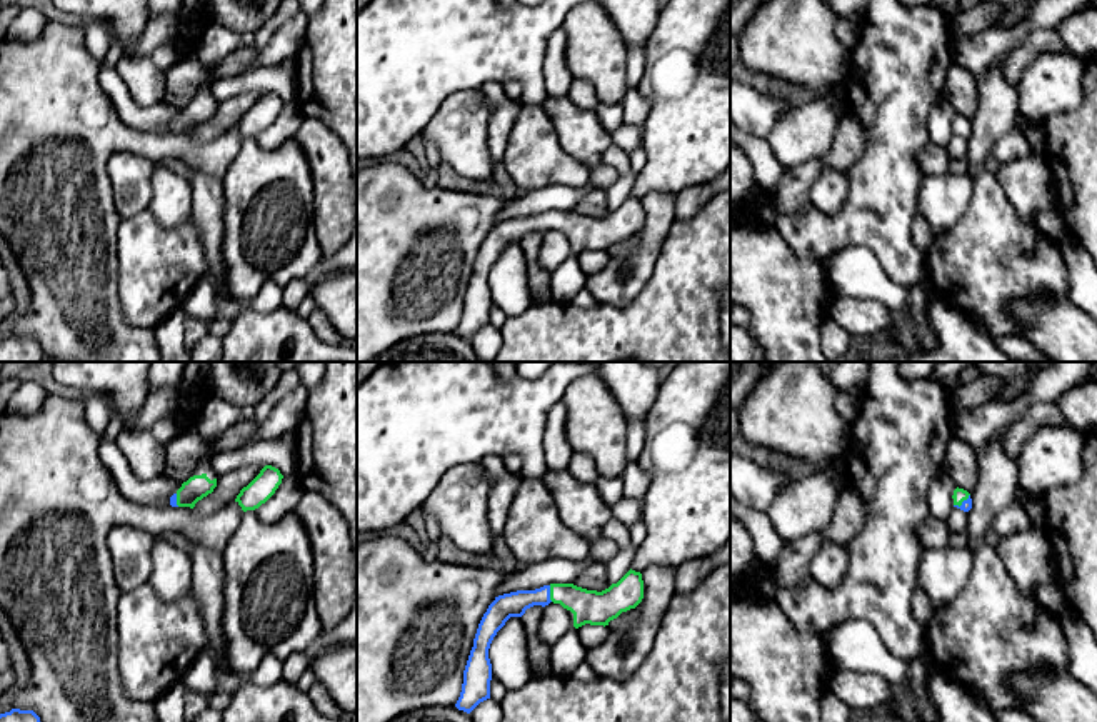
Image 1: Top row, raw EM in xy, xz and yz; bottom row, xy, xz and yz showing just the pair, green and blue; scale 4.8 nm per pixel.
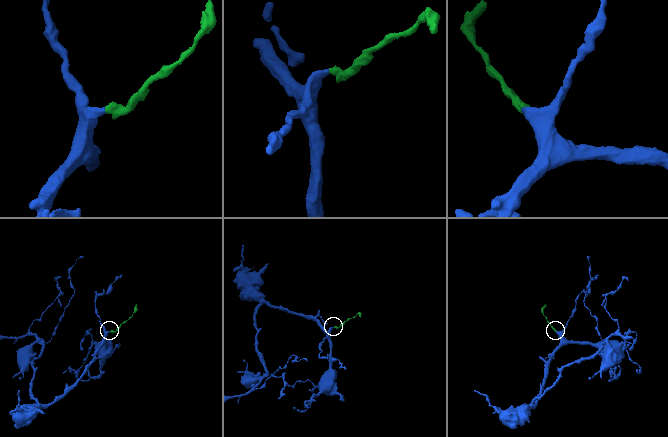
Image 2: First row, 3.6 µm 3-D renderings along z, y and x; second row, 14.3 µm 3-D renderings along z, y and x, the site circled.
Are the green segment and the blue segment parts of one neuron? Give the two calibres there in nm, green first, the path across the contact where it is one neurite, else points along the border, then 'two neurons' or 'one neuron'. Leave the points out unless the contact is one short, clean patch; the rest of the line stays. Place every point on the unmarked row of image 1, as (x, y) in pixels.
160/120 nm | across xz (592, 234), (566, 220), (551, 220), (522, 225), (514, 230) | one neuron

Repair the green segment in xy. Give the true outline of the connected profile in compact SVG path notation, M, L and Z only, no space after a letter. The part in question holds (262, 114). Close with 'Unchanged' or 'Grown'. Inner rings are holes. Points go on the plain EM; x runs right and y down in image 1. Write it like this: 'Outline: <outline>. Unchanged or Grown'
Outline: M265 92L260 100L240 117L235 128L243 138L255 137L275 120L282 105L283 102L278 95Z. Unchanged

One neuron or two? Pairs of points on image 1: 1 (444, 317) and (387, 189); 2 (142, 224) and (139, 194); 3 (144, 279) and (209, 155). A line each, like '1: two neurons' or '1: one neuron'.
1: one neuron
2: two neurons
3: two neurons

